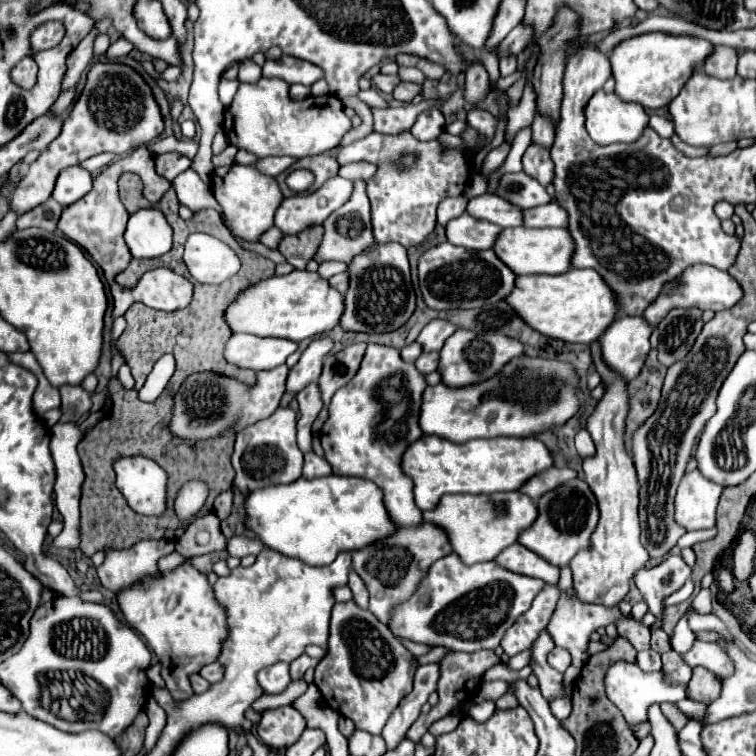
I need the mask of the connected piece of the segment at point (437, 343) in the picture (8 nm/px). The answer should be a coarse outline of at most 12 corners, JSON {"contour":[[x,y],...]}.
{"contour":[[441,318],[431,320],[417,342],[423,352],[439,352],[455,326]]}

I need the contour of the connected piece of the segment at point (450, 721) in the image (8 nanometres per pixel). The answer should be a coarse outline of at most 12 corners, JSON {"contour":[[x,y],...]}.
{"contour":[[447,716],[431,724],[433,736],[457,728],[459,716]]}

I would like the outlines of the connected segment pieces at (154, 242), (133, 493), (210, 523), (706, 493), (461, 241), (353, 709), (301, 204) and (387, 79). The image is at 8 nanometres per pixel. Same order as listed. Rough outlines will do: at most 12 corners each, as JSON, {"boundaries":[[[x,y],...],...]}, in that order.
{"boundaries":[[[139,210],[127,222],[133,258],[171,250],[171,226],[159,210]],[[143,456],[115,460],[117,488],[139,514],[161,516],[167,474]],[[213,512],[195,518],[175,542],[185,558],[227,548]],[[685,474],[675,522],[685,530],[715,526],[723,486]],[[467,212],[445,226],[447,242],[467,250],[489,250],[499,226]],[[355,602],[315,668],[325,704],[381,734],[417,658]],[[335,176],[309,196],[279,204],[275,226],[297,234],[351,198],[353,180]],[[375,74],[373,82],[383,94],[391,94],[401,82],[397,74]]]}

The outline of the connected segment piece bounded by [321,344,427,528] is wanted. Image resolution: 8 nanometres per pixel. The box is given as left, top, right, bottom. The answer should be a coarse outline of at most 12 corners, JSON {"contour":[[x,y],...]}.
{"contour":[[369,344],[321,428],[337,476],[375,482],[419,526],[401,456],[423,436],[425,376]]}

